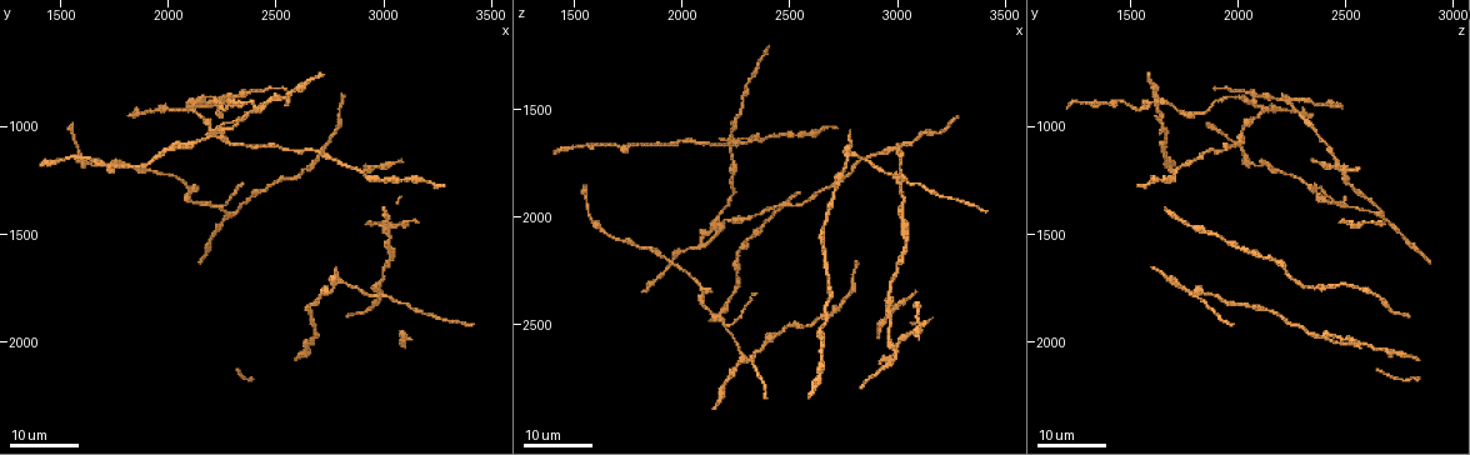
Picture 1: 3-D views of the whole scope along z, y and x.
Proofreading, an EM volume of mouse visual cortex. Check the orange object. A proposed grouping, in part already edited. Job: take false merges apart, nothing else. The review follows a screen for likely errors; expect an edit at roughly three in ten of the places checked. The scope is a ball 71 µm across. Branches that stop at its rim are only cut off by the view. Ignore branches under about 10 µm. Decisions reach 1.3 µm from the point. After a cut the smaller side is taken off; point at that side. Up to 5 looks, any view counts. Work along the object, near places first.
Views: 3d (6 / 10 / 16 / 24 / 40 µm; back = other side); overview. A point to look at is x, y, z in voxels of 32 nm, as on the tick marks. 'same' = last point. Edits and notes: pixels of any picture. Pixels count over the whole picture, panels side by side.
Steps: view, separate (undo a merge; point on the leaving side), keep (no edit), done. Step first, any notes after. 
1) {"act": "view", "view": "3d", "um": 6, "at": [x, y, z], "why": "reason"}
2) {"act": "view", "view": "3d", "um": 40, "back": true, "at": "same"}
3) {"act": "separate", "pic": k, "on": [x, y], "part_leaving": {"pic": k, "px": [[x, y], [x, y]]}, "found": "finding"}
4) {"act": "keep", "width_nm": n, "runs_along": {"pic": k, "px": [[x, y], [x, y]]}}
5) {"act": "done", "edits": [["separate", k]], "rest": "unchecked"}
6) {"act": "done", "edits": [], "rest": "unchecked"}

{"act": "view", "view": "3d", "um": 16, "at": [2730, 1770, 1840], "why": "sudden change in width"}

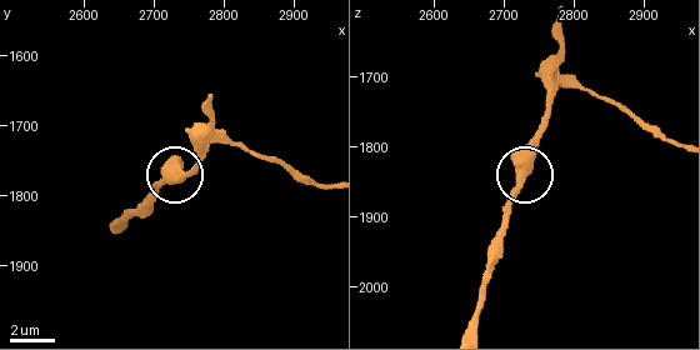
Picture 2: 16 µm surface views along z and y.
{"act": "view", "view": "3d", "um": 10, "at": "same"}

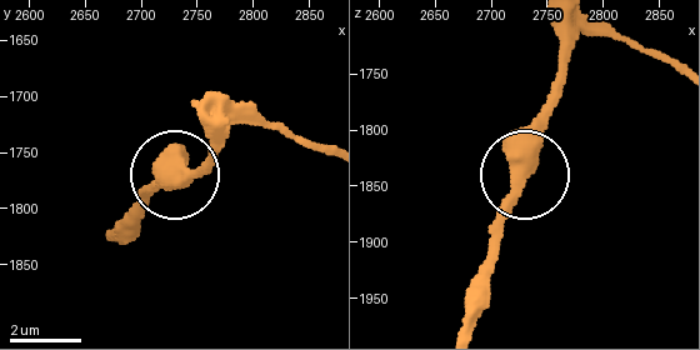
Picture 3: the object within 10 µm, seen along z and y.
{"act": "keep", "runs_along": {"pic": 3, "px": [[464, 323], [468, 286], [554, 84]]}, "found": "one cell here"}

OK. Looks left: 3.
{"act": "view", "view": "3d", "um": 16, "at": [2810, 1720, 1720], "why": "sudden change in width"}

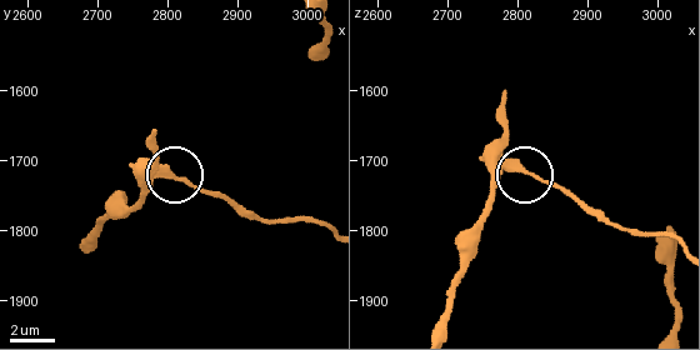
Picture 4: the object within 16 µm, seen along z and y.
{"act": "view", "view": "3d", "um": 10, "at": [2800, 1720, 1710]}

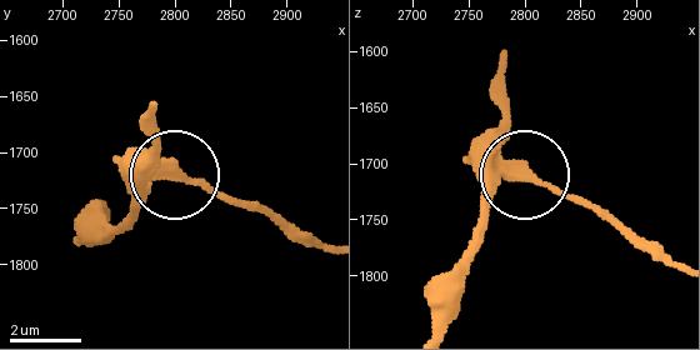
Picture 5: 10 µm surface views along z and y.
{"act": "separate", "pic": 5, "on": [190, 179], "part_leaving": {"pic": 5, "px": [[496, 164], [529, 166], [673, 253]]}, "found": "two cells meet here"}

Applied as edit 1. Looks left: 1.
{"act": "done", "edits": [["separate", 5]], "rest": "unchecked"}

